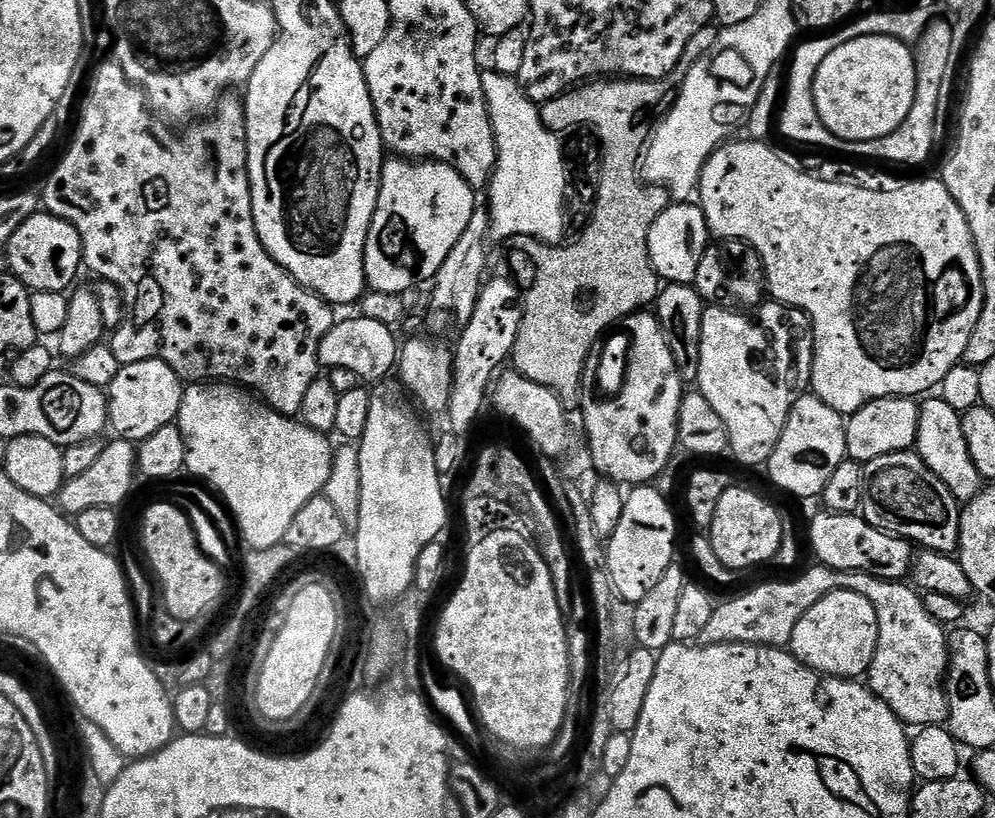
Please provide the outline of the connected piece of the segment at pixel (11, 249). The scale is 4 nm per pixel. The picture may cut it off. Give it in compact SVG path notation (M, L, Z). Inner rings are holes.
M37 210L30 218L26 218L26 222L22 222L22 226L18 226L18 230L14 230L6 249L6 255L12 275L17 276L32 292L50 290L51 292L67 293L77 283L77 281L75 282L76 275L82 272L84 251L78 230L74 226L70 226L70 222L53 216L47 210Z

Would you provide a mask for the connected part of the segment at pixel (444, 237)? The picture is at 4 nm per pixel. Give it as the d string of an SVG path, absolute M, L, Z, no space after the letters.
M385 159L380 172L380 193L374 210L372 225L364 247L364 278L373 292L403 297L415 284L431 281L446 262L446 254L454 250L454 242L462 238L462 230L470 226L470 218L478 211L477 193L449 164L434 160Z

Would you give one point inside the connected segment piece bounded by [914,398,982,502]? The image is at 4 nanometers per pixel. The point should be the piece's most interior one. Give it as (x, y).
(940, 443)

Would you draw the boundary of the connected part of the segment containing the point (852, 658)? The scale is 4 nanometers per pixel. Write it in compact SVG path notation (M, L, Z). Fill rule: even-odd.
M838 590L826 594L806 614L798 618L798 626L794 626L790 651L798 662L802 662L808 668L816 672L822 672L825 676L843 676L845 678L860 678L865 675L874 662L874 654L878 646L878 614L874 606L870 606L867 598L862 598L860 592L850 590Z

